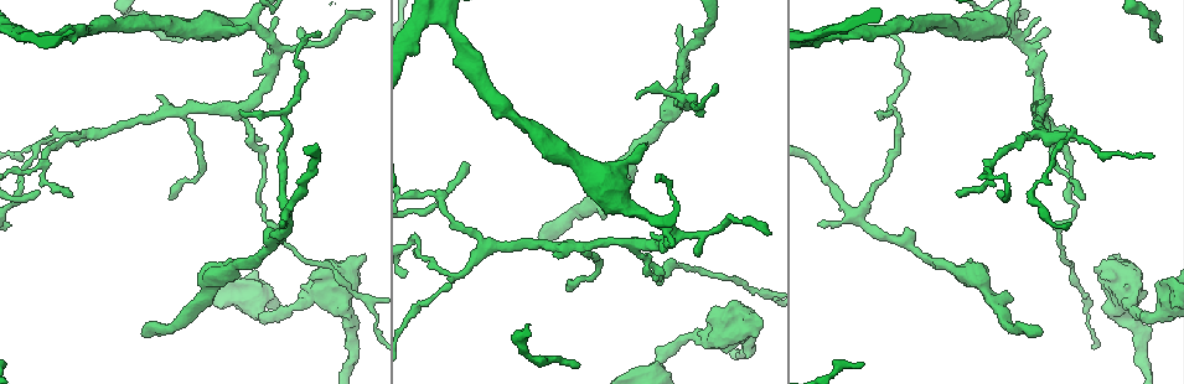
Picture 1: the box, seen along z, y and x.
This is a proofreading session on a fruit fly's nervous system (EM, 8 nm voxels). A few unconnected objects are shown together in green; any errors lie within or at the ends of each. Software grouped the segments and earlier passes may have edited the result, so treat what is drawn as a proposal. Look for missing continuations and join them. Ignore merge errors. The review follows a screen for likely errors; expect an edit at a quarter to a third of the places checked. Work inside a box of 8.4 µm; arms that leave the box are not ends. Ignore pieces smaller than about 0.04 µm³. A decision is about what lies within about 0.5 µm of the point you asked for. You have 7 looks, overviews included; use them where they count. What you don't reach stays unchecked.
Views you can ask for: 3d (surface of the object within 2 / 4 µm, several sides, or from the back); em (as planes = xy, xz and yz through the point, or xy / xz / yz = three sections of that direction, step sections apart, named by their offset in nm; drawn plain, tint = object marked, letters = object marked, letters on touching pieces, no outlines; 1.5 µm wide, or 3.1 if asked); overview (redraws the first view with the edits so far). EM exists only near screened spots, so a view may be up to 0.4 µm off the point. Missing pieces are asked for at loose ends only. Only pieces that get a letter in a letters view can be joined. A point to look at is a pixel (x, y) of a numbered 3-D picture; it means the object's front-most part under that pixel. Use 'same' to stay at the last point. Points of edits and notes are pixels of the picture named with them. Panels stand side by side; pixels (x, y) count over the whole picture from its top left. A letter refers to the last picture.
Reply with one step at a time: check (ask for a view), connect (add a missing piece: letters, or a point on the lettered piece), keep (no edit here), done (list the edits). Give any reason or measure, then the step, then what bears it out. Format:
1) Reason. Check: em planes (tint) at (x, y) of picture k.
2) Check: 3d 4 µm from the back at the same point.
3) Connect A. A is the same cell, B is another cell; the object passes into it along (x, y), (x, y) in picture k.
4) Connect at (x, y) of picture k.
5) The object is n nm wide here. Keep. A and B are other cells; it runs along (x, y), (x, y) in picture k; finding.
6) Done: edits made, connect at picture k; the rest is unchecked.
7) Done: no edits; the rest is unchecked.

Branch stops here. Check: 3d 4 µm at (71, 196) of picture 1.

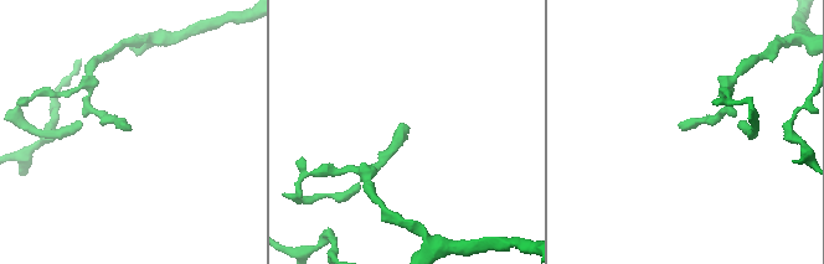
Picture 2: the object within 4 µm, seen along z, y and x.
Need the tissue. Check: em yz step 8 (tint) at (681, 129) of picture 2.

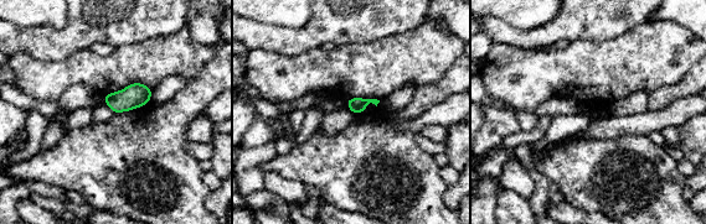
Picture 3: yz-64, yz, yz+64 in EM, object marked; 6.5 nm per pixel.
Check: em planes (letters) at the same point.

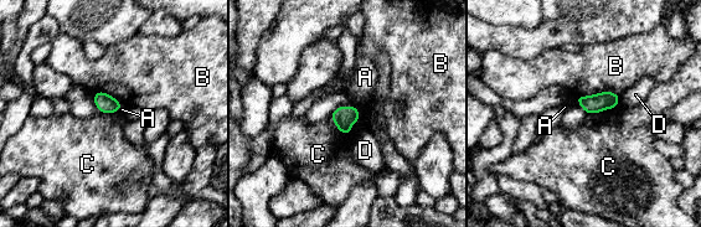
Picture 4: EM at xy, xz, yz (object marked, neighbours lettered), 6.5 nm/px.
Keep. A, B, C and D are other cells; a border runs along (330, 117), (341, 132), (351, 134) in picture 4; none of them fits.

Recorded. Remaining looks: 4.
Check: em xz step 4 (letters) at (647, 149) of picture 1.

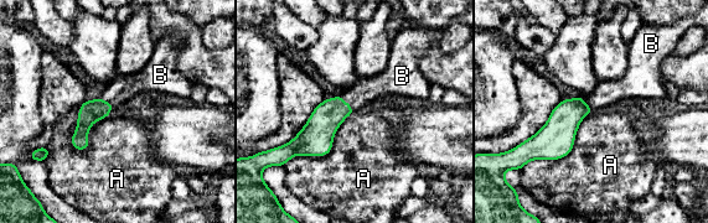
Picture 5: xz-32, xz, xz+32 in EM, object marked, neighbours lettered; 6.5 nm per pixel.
The object is 140 nm wide here; the longest contact is with A, 320 nm. Connect B. B is the same cell, A is another cell; it goes on there.

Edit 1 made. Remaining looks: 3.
Done: edits made, connect at picture 5; the rest is unchecked.

